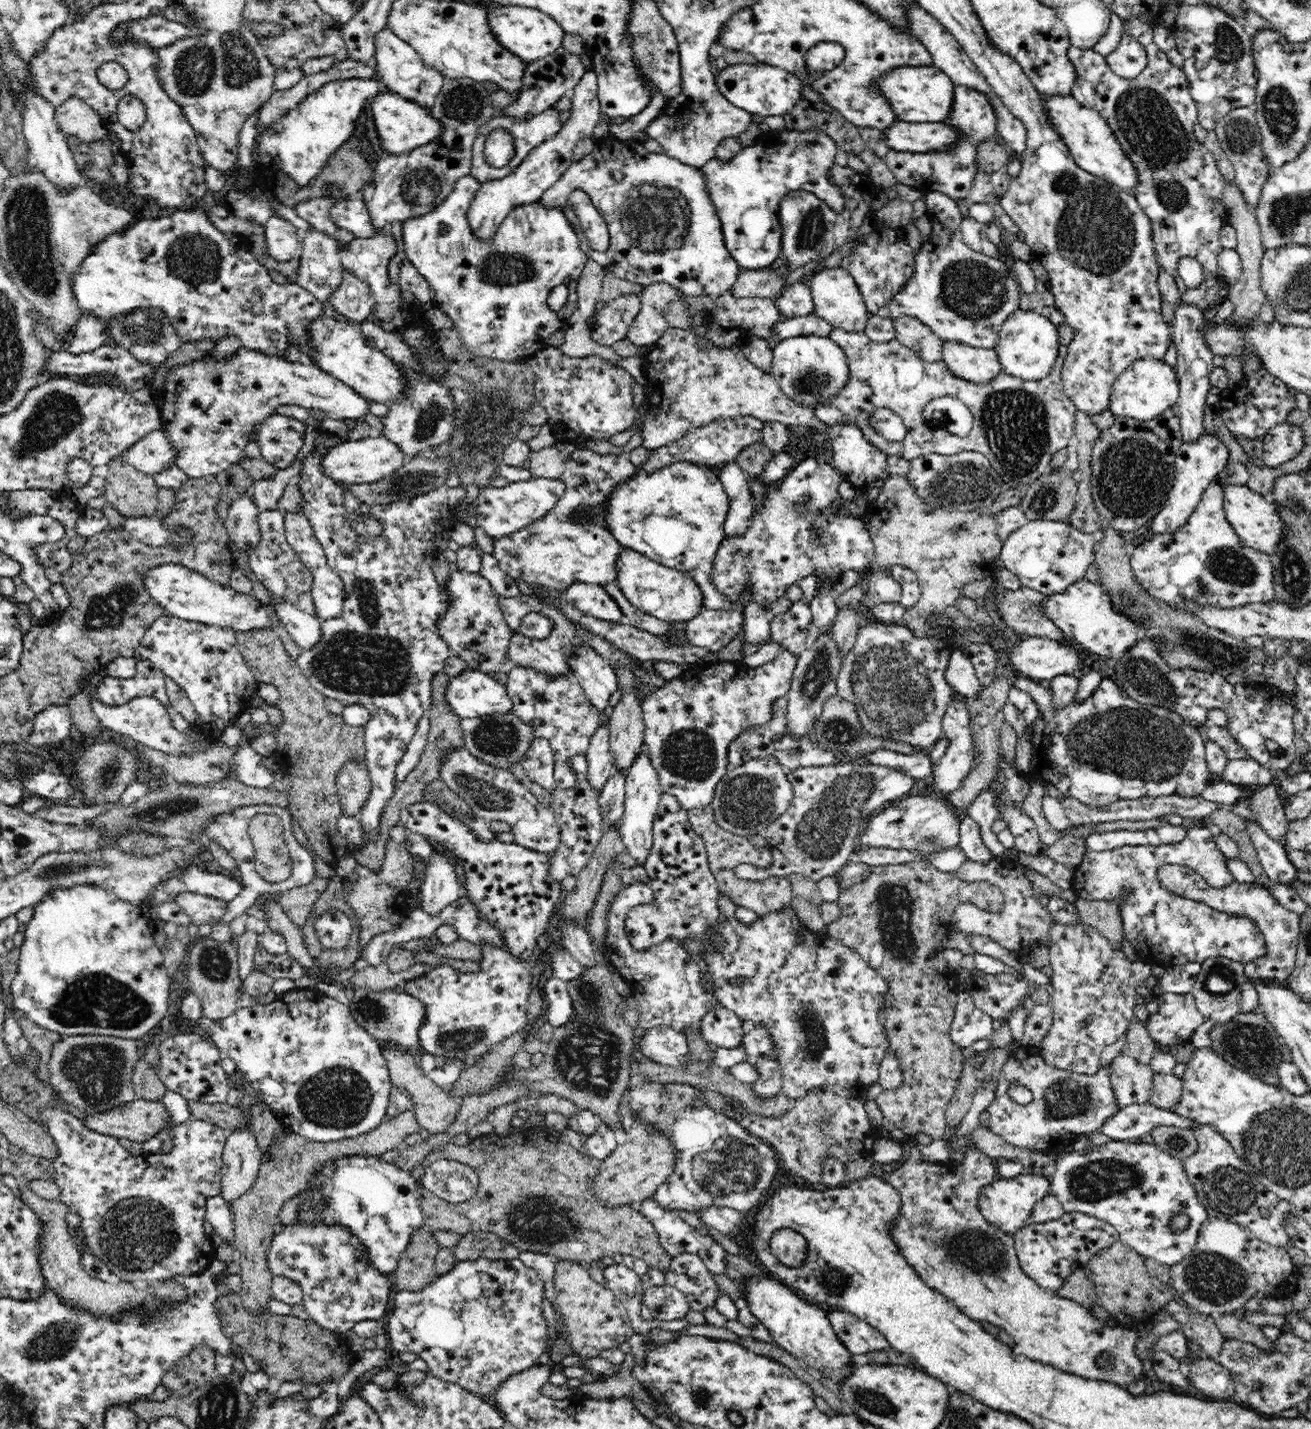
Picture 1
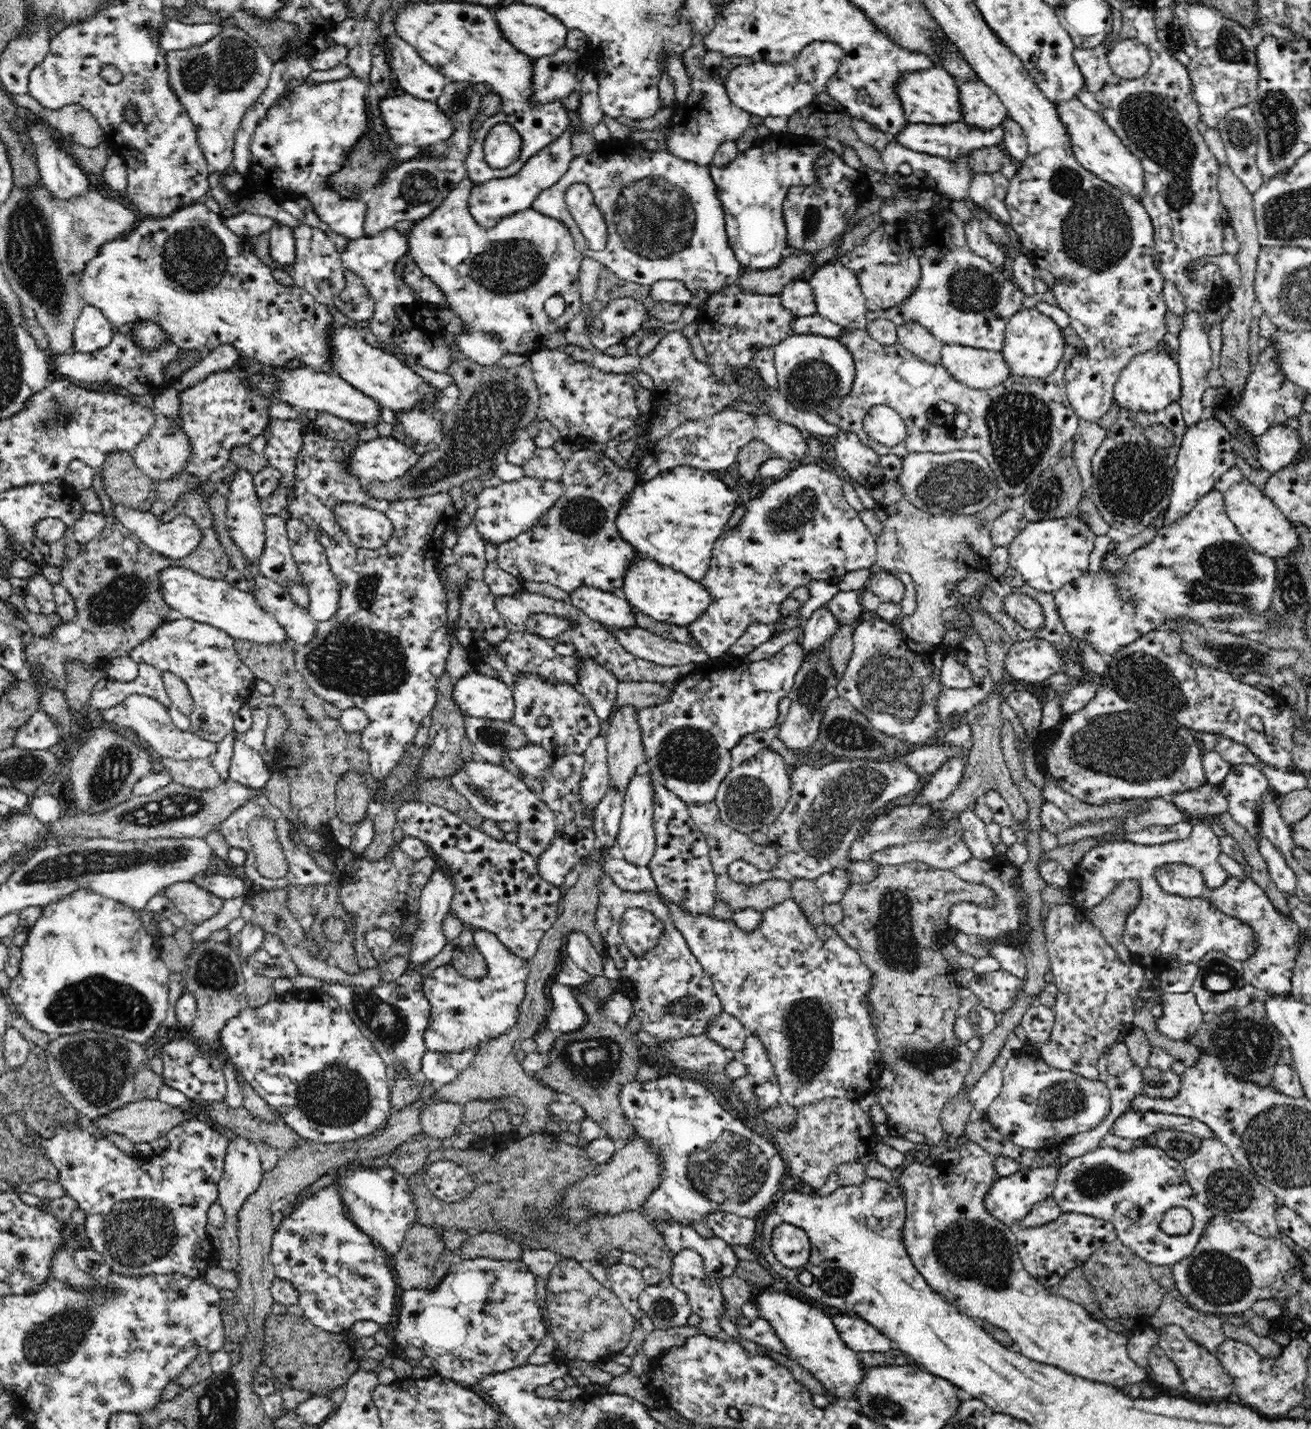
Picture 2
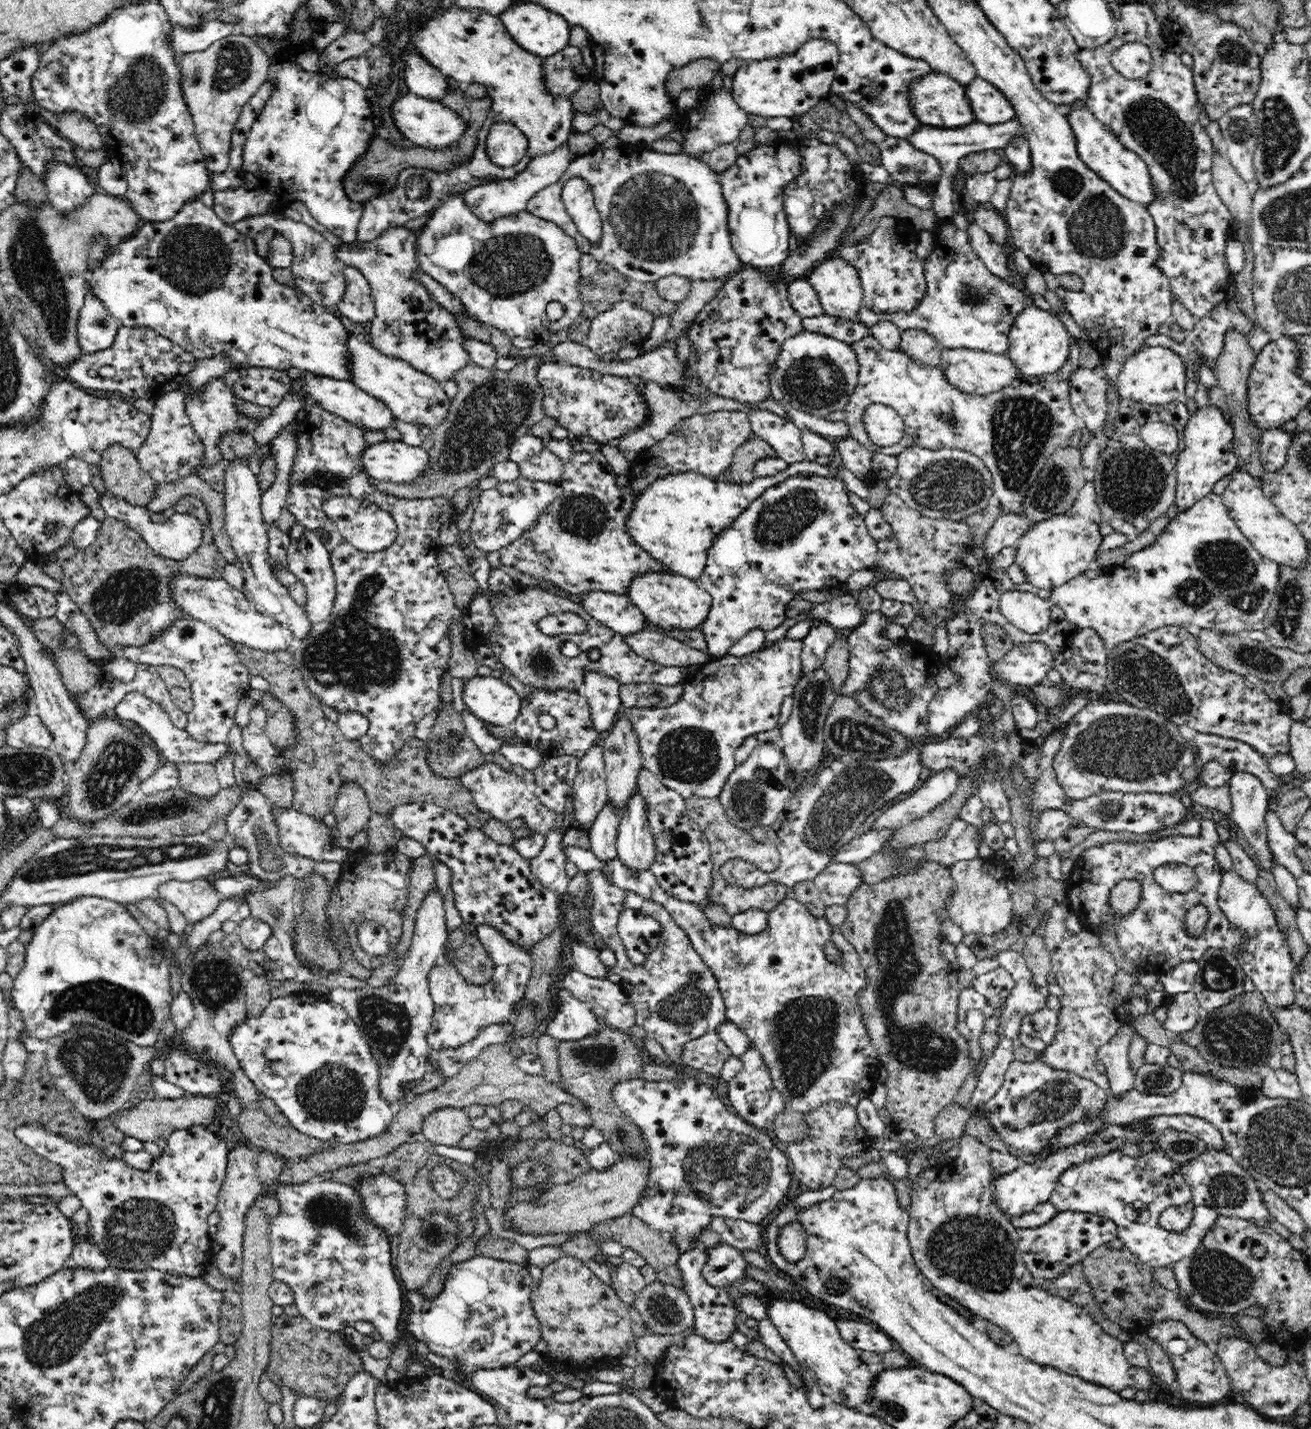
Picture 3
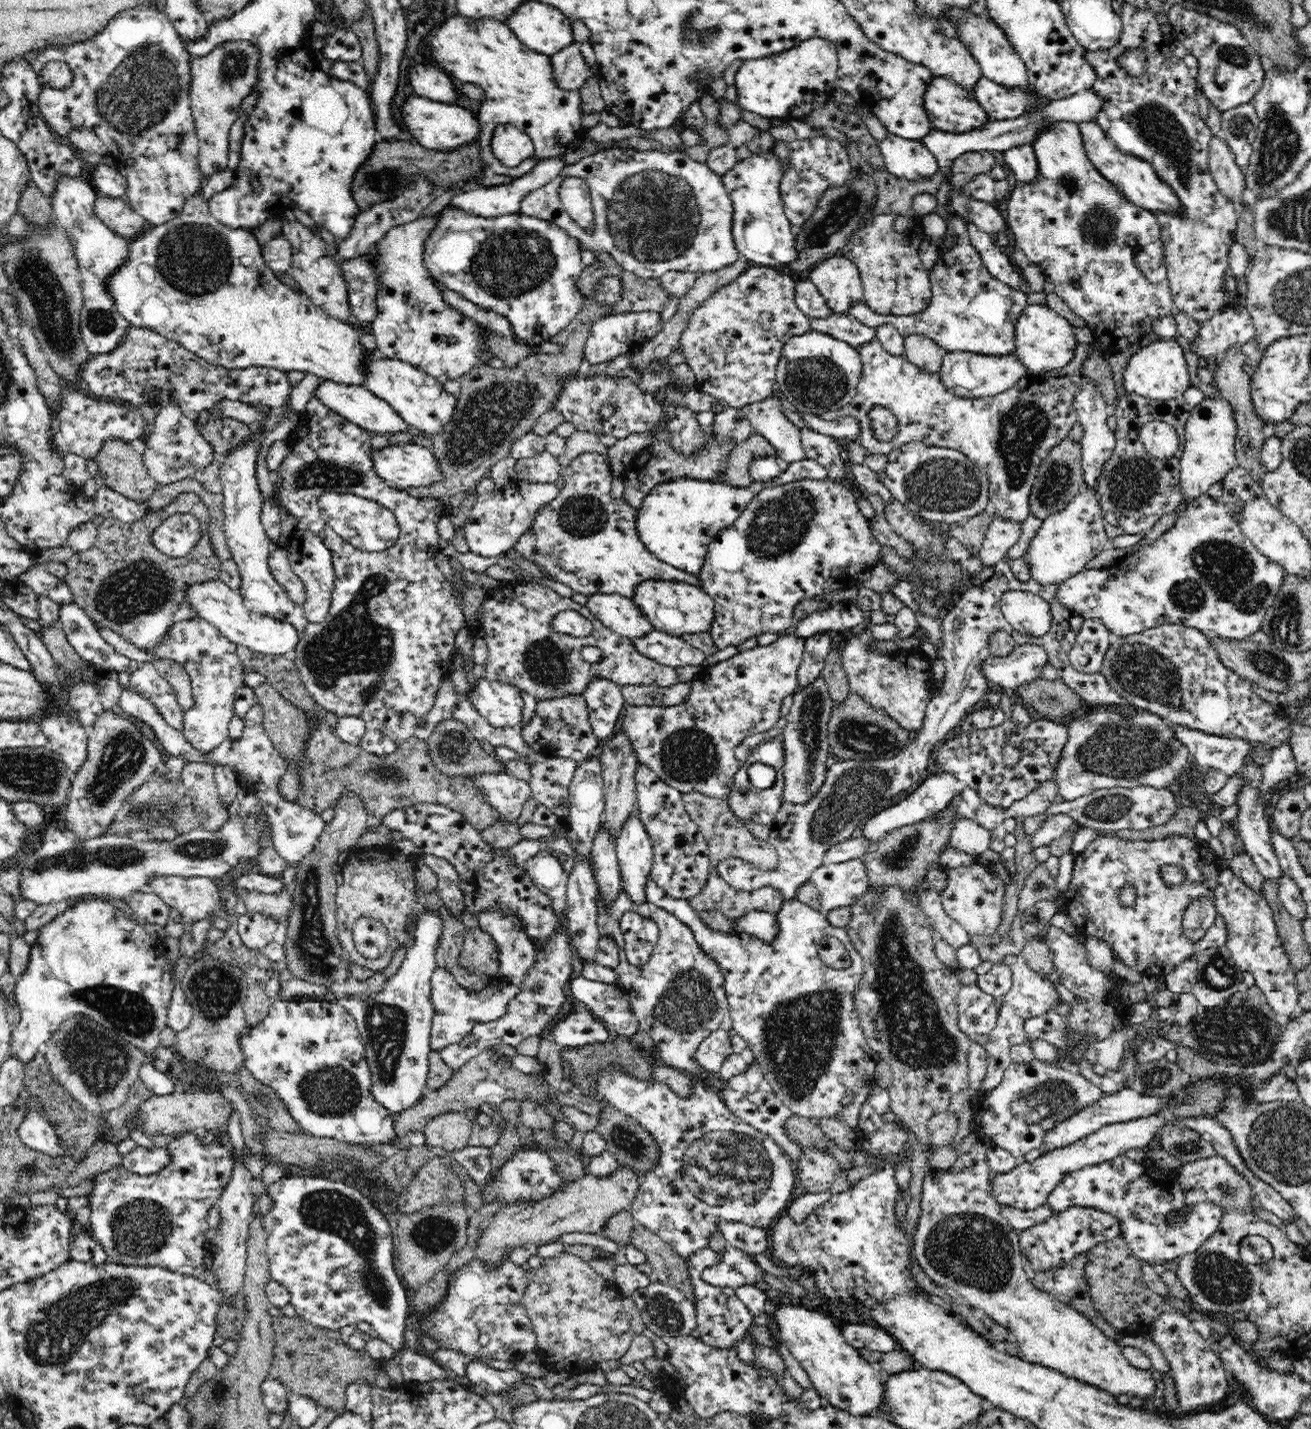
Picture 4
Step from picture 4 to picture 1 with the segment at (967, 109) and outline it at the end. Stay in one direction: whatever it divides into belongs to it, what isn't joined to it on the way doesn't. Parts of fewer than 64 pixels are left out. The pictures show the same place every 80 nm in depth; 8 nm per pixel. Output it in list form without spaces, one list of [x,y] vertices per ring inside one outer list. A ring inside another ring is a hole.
[[[934,64],[929,67],[900,67],[900,72],[892,72],[888,80],[878,80],[878,84],[884,84],[884,95],[890,100],[900,121],[946,123],[952,116],[955,84],[947,73]]]

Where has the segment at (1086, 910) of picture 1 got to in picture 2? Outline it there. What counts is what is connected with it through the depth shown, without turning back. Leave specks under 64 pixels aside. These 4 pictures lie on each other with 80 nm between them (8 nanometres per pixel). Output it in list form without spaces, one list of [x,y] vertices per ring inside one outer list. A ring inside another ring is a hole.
[[[1137,880],[1124,881],[1116,886],[1112,893],[1099,902],[1092,910],[1084,914],[1076,912],[1086,921],[1090,921],[1116,951],[1120,961],[1131,965],[1134,963],[1128,947],[1122,942],[1126,917],[1134,910],[1141,896]]]

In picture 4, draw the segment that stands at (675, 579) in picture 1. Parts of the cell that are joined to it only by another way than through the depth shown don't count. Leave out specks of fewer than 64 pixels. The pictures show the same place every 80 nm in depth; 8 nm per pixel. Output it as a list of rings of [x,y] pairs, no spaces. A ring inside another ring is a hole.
[[[649,580],[640,583],[632,600],[642,610],[654,630],[681,637],[707,632],[715,620],[715,603],[700,586],[672,580]]]

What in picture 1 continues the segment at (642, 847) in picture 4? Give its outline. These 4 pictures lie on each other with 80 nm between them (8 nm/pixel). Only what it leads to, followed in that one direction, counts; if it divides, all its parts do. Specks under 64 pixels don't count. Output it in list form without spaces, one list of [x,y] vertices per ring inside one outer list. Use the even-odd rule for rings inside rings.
[[[643,748],[642,755],[636,758],[636,762],[632,764],[632,768],[626,774],[624,814],[618,822],[620,839],[624,842],[627,852],[642,865],[653,849],[653,822],[656,818],[661,793],[663,793],[663,790],[660,787],[656,769],[652,766],[652,761]]]

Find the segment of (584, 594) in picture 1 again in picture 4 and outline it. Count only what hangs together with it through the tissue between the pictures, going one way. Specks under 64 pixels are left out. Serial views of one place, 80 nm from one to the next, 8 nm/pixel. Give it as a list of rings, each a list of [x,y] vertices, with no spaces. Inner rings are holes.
[[[612,593],[590,595],[586,606],[604,627],[624,638],[642,638],[654,631],[640,606],[627,596]]]

